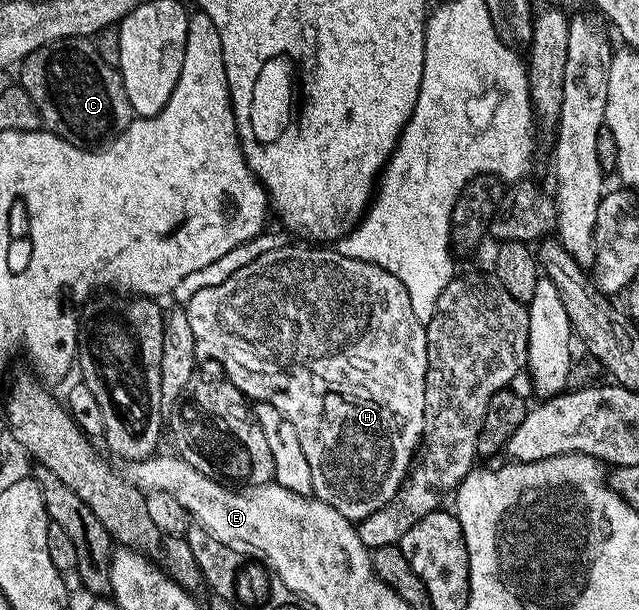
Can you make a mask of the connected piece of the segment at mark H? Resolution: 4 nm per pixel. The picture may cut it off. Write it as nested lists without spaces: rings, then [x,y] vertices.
[[[295,242],[299,244],[287,244],[284,248],[271,248],[268,252],[260,254],[256,260],[251,260],[248,264],[243,264],[236,270],[232,276],[224,278],[220,284],[211,284],[208,288],[199,288],[195,292],[195,297],[185,305],[185,311],[189,318],[189,324],[193,326],[193,336],[195,338],[195,354],[200,361],[203,360],[219,360],[219,364],[232,377],[247,376],[246,387],[248,389],[255,388],[263,380],[263,396],[262,399],[266,403],[273,405],[277,410],[281,410],[281,414],[285,414],[285,418],[289,418],[289,422],[293,422],[293,430],[297,430],[297,434],[301,438],[301,451],[305,454],[305,458],[311,467],[313,474],[313,486],[311,491],[314,499],[324,500],[329,506],[333,506],[333,510],[337,510],[346,520],[358,522],[364,520],[369,514],[373,514],[377,510],[381,510],[381,506],[385,506],[385,502],[389,502],[393,498],[393,494],[397,494],[397,490],[403,486],[408,471],[413,463],[413,457],[420,451],[423,442],[423,411],[425,410],[425,378],[427,377],[427,329],[423,323],[417,320],[414,308],[410,302],[412,294],[409,290],[405,290],[405,286],[401,286],[401,282],[393,274],[389,274],[389,270],[385,270],[376,264],[370,264],[364,260],[357,258],[345,258],[345,254],[341,254],[331,246],[312,246],[307,242]]]

